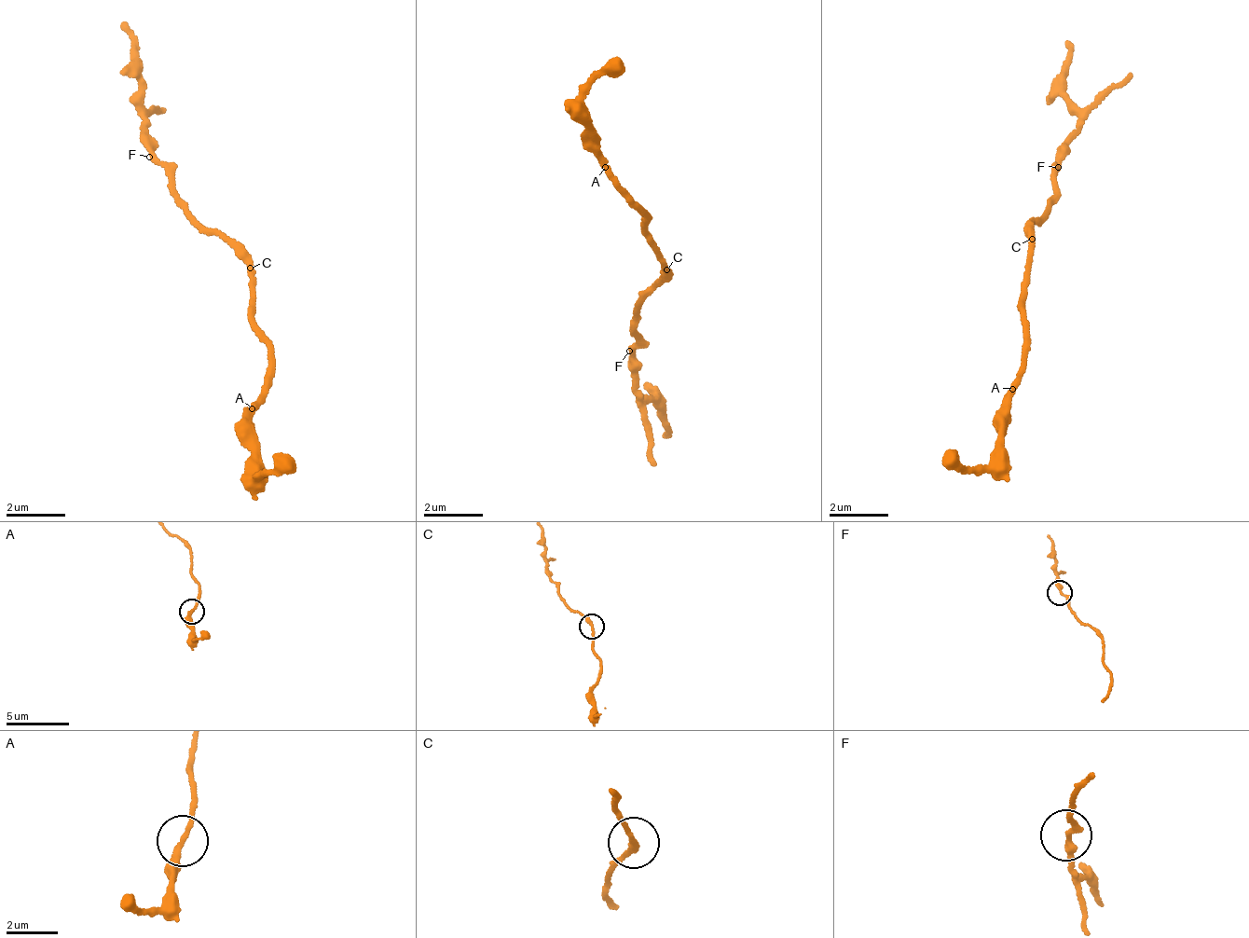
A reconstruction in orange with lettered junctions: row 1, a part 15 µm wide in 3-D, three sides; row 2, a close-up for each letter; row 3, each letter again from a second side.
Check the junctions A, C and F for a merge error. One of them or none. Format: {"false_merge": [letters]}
{"false_merge": []}

